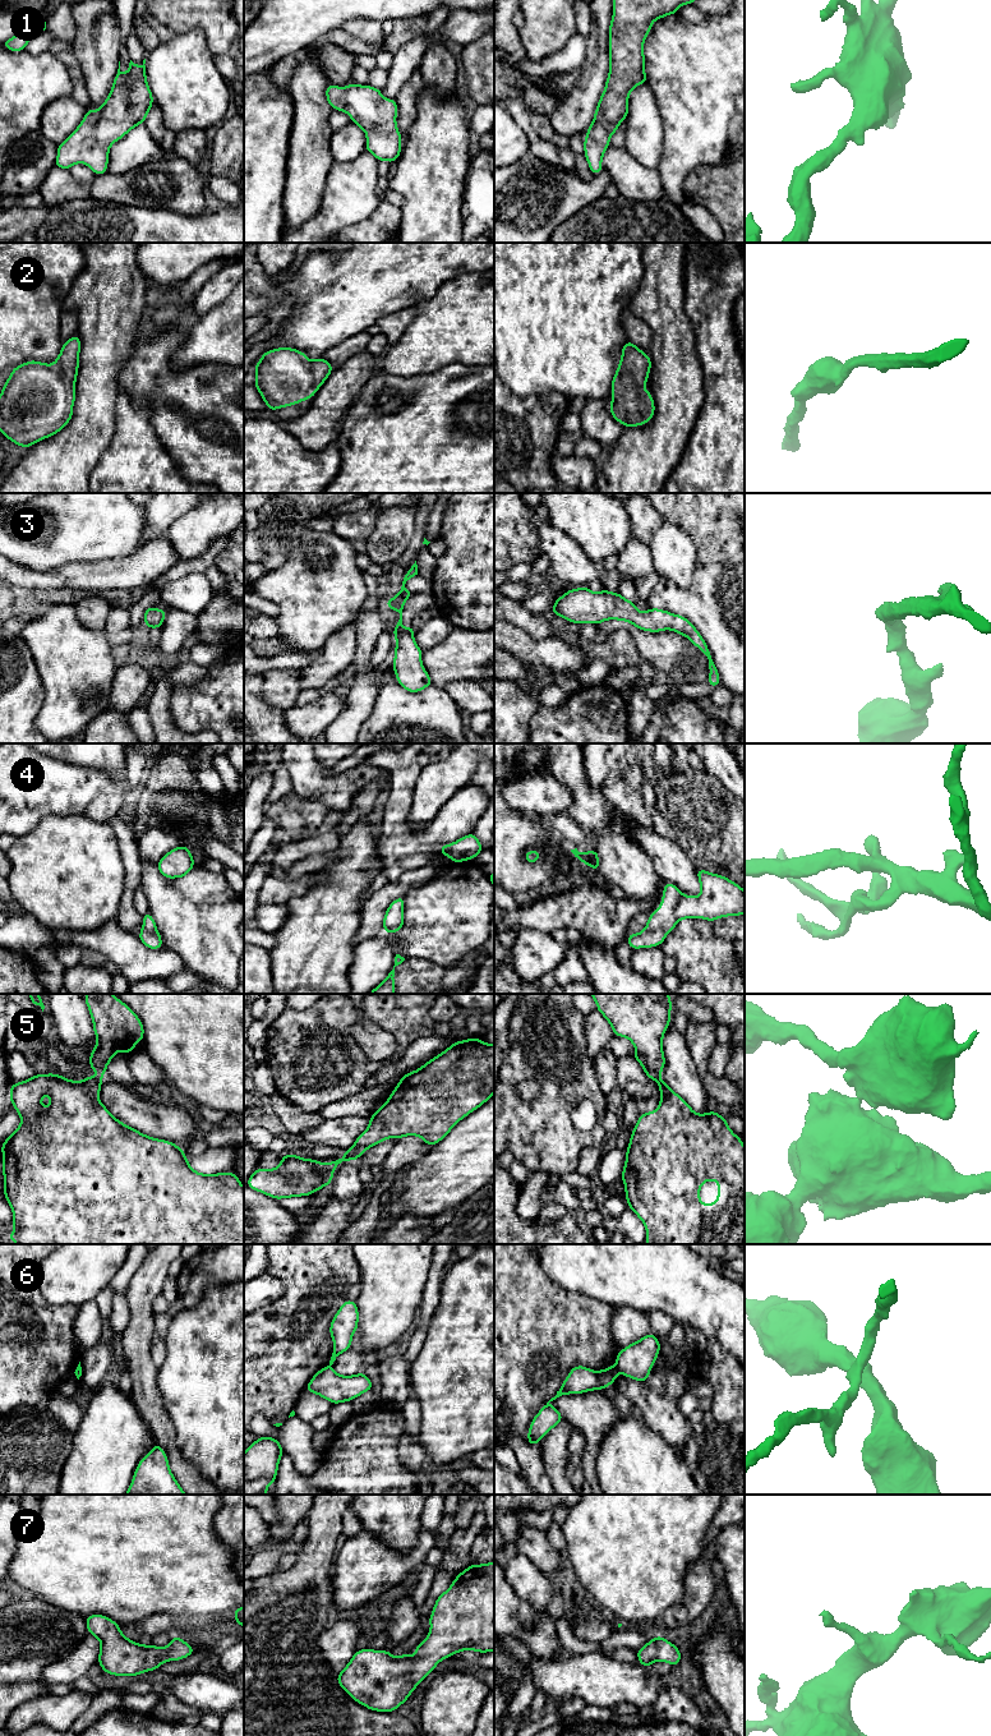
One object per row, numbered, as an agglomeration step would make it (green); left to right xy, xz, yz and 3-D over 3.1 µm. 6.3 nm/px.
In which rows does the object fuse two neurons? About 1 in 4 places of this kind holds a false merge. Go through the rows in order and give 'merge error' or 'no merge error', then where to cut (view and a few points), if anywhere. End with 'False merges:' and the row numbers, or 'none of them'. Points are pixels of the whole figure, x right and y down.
1: no merge error; cut none
2: no merge error; cut none
3: no merge error; cut none
4: no merge error; cut none
5: merge error; cut xz (344, 1155), (349, 1159)
6: merge error; cut yz (614, 1366), (618, 1371)
7: no merge error; cut none
False merges: 5, 6

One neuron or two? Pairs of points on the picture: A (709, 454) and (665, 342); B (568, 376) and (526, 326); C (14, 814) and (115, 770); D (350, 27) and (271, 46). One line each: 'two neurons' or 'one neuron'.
A: two neurons
B: one neuron
C: two neurons
D: two neurons

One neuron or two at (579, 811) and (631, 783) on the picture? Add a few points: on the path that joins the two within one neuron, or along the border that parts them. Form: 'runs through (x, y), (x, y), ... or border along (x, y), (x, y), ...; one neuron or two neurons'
border along (599, 788), (611, 804), (618, 806), (628, 815); two neurons

